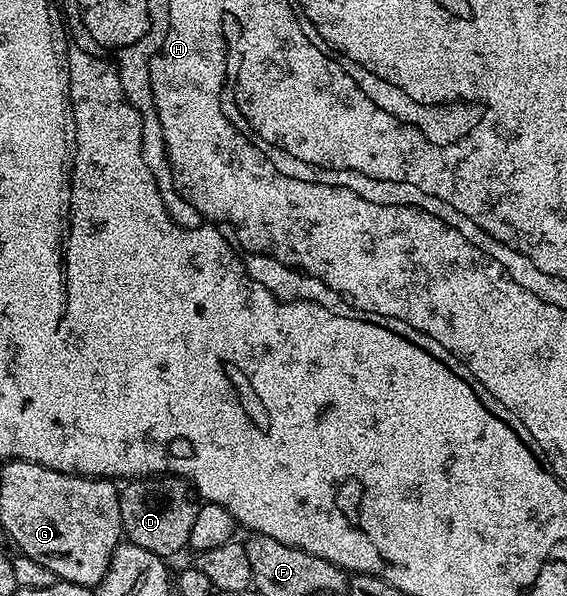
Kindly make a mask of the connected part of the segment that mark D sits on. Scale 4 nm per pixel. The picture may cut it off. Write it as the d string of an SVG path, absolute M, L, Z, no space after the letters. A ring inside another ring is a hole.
M158 474L155 476L141 476L125 481L119 487L120 492L120 524L125 539L138 548L146 548L146 552L154 552L159 558L171 559L171 554L176 554L187 547L190 540L190 528L194 525L194 516L198 516L201 503L198 495L192 489L192 483L187 478L177 478L174 474Z

